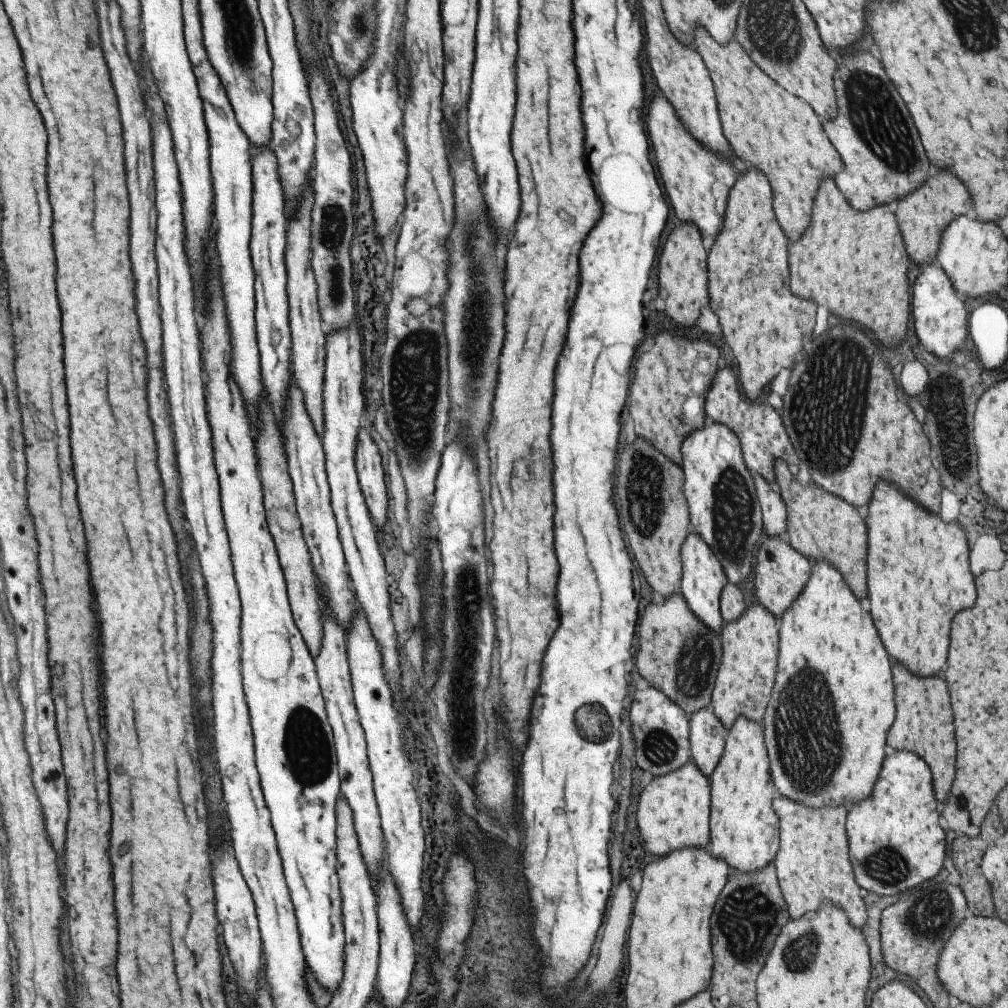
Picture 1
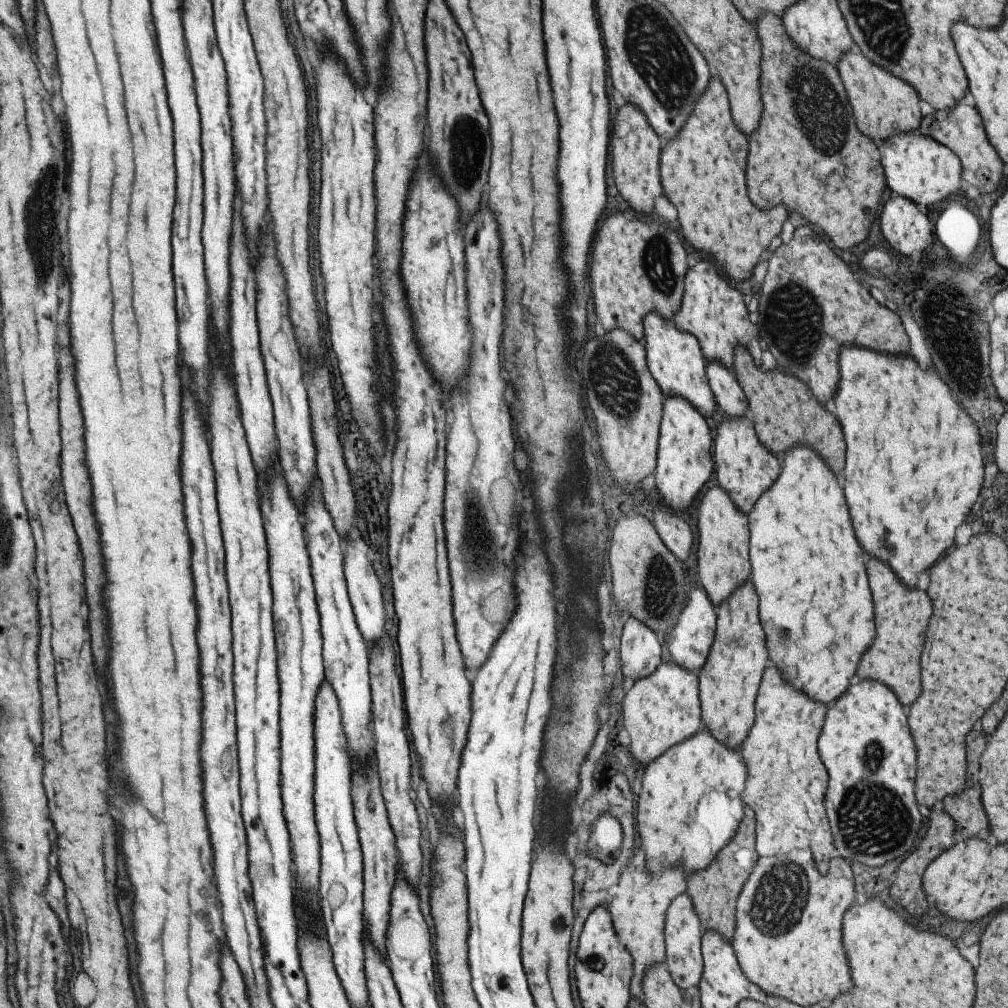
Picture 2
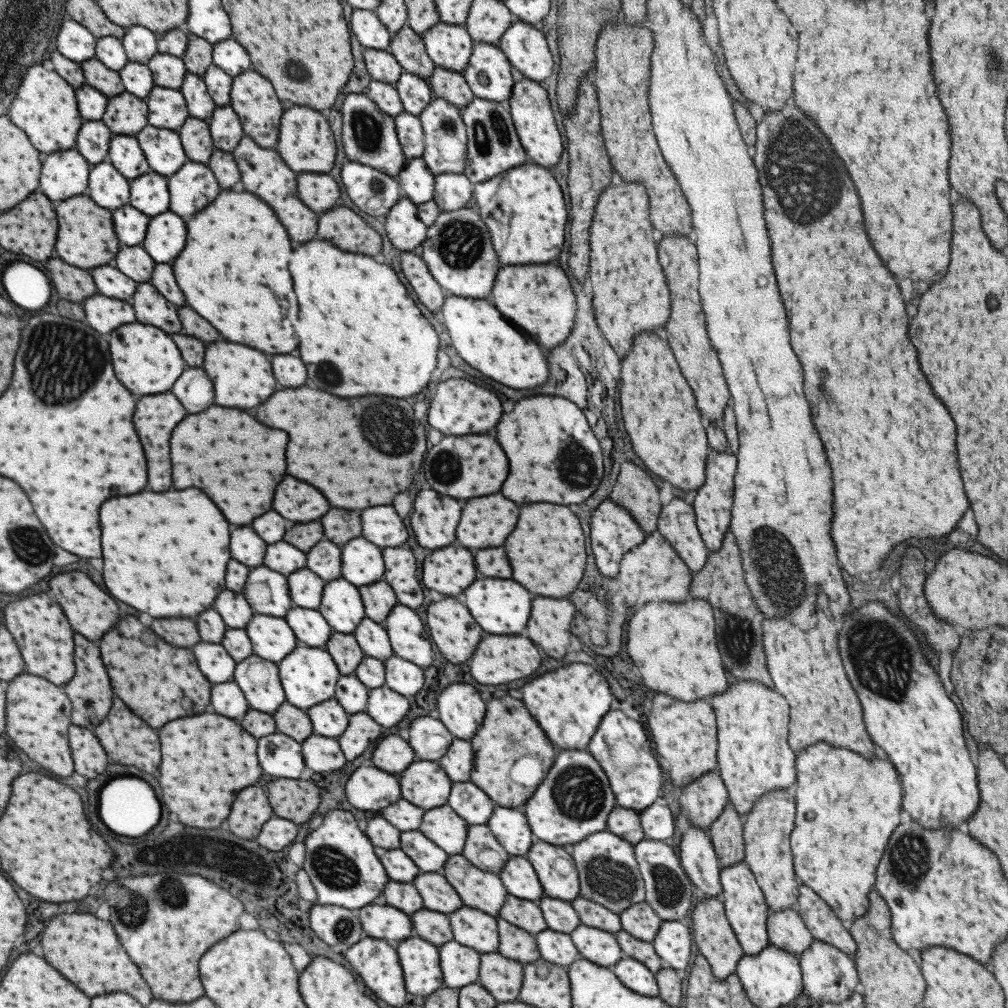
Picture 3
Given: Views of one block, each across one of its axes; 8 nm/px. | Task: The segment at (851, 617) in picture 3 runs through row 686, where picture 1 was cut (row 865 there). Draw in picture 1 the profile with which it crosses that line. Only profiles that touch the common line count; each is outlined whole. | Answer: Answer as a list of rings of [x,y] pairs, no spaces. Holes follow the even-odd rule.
[[[896,751],[893,755],[886,756],[871,796],[851,808],[845,822],[849,842],[848,857],[853,862],[855,882],[861,888],[869,890],[869,893],[889,896],[911,890],[917,884],[931,880],[935,874],[939,874],[945,858],[945,833],[937,823],[938,805],[933,794],[929,767],[921,758],[909,751]]]

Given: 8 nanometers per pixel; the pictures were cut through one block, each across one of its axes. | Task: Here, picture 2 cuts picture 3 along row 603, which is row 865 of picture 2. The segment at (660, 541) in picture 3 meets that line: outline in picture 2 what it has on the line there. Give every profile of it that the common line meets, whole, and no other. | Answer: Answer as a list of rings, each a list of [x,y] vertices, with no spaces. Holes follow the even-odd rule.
[[[637,842],[635,852],[631,852],[618,883],[613,890],[609,890],[610,900],[607,902],[607,909],[617,942],[623,944],[631,956],[632,976],[629,994],[630,998],[635,998],[637,1002],[643,1002],[641,978],[645,974],[645,968],[665,962],[663,936],[665,911],[673,898],[685,893],[685,890],[686,880],[681,868],[671,868],[661,874],[649,874],[645,868],[643,850],[637,846]]]

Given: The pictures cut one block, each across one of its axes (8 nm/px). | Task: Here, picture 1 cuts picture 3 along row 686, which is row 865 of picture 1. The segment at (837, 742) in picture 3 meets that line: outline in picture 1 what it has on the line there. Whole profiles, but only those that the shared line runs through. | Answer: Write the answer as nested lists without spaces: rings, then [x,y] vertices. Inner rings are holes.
[[[777,796],[772,802],[773,810],[778,818],[779,848],[773,860],[777,870],[777,880],[781,894],[785,898],[787,912],[793,920],[797,920],[805,912],[813,912],[818,908],[817,902],[823,898],[835,898],[833,906],[849,910],[849,906],[857,906],[857,884],[853,880],[853,870],[849,864],[847,838],[845,838],[845,816],[847,806],[823,807],[810,809],[800,802]]]

